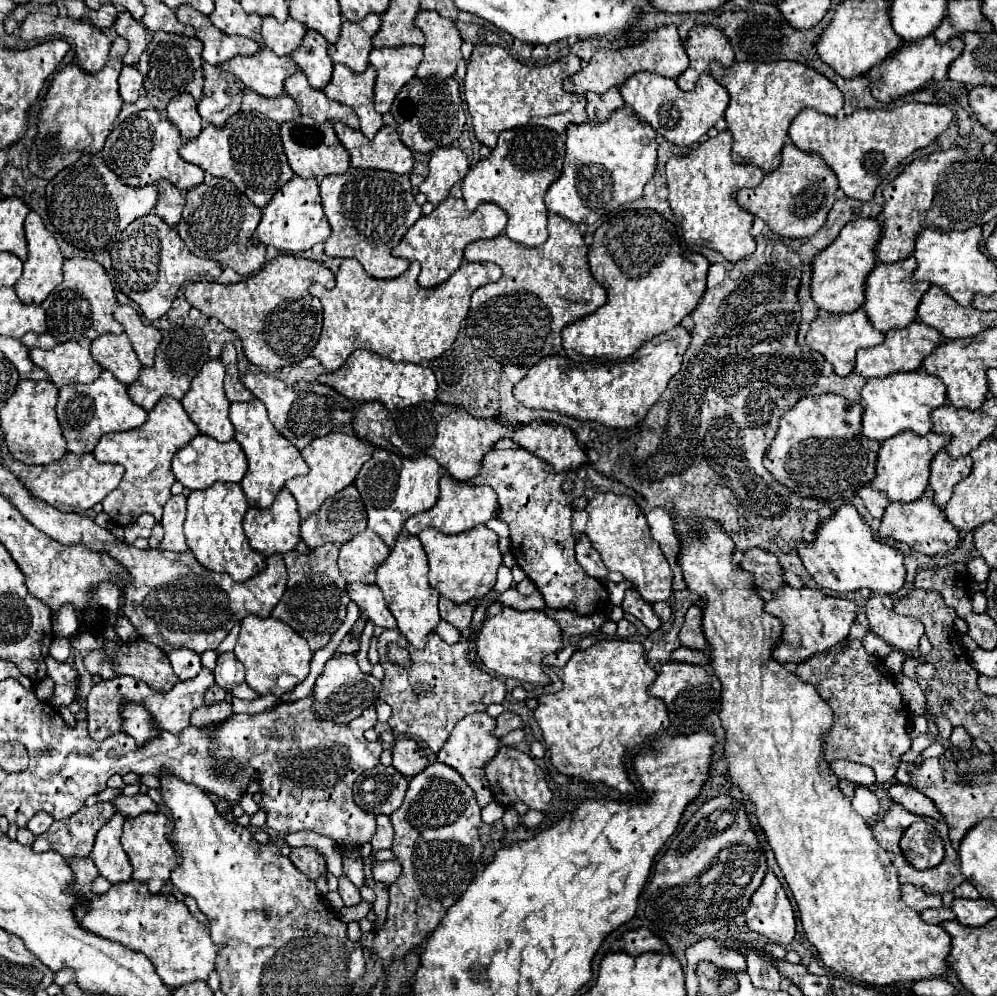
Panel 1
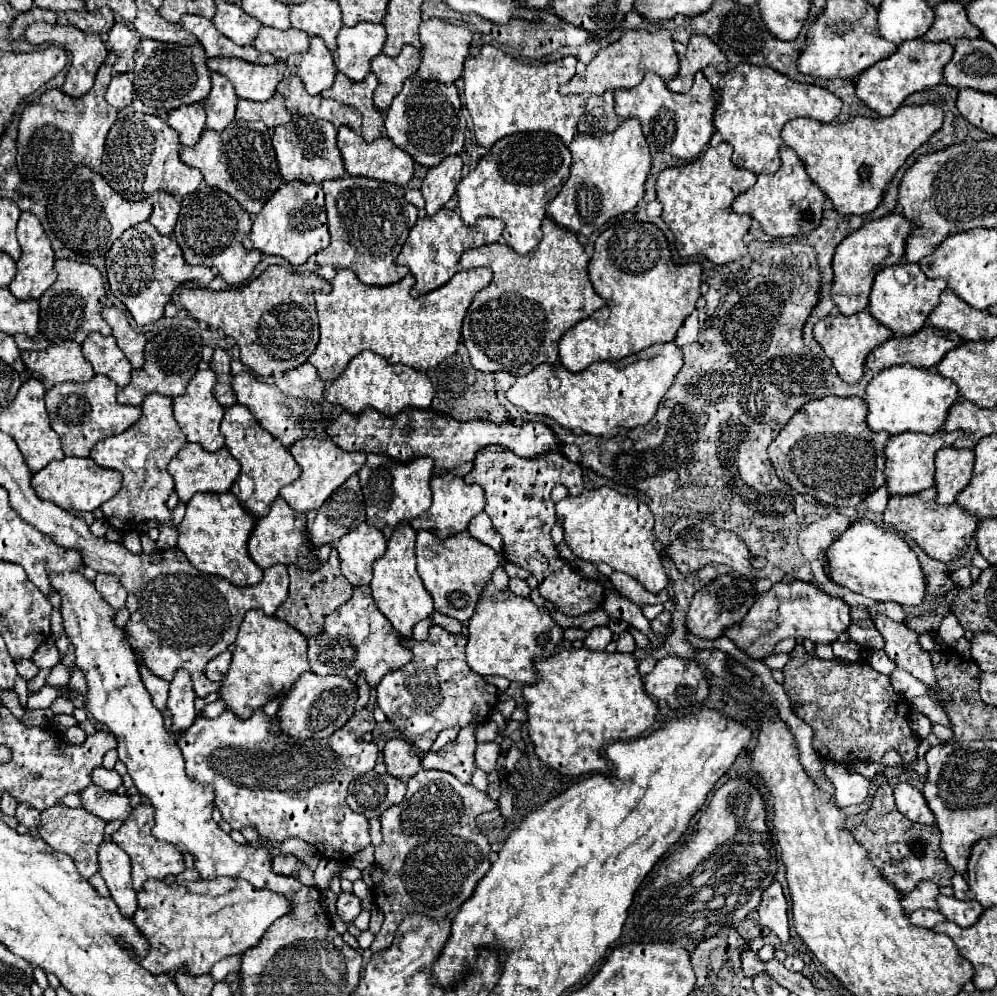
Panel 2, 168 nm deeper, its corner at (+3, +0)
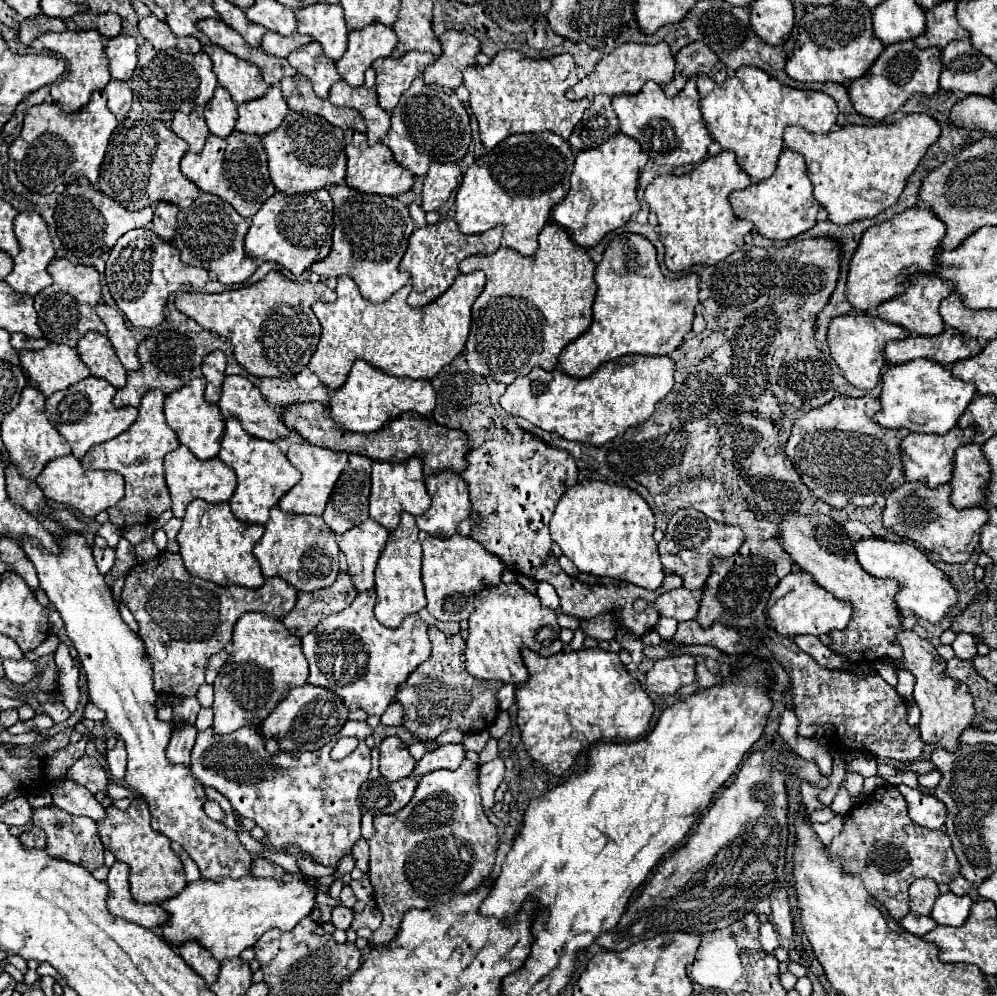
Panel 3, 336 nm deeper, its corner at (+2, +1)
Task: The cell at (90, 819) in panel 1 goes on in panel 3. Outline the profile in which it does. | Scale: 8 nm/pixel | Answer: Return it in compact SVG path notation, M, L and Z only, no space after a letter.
M43 806L35 808L33 812L33 824L45 830L47 834L47 852L53 858L63 858L75 864L81 864L85 870L93 872L99 866L103 866L103 844L97 832L97 824L85 816L73 816L69 812L63 812L57 806Z

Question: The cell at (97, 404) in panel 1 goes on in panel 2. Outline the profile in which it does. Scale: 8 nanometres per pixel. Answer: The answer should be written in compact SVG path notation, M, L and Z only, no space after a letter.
M94 375L88 383L62 383L46 391L46 409L50 413L52 429L60 435L66 455L88 457L90 449L106 437L118 435L134 425L142 409L134 405L120 405L116 401L118 387L104 375Z

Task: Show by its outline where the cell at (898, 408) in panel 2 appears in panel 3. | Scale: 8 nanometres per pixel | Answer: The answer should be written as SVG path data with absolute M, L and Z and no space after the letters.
M917 358L905 364L889 366L881 376L881 410L873 416L879 426L907 428L909 432L947 434L975 396L975 386L951 374L951 370L933 360Z

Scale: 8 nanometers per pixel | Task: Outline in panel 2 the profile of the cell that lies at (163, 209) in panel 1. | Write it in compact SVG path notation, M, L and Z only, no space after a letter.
M156 193L156 195L152 195L152 203L154 203L154 211L152 211L150 223L162 235L170 235L174 231L176 221L178 221L180 203L172 195L168 195L168 193Z

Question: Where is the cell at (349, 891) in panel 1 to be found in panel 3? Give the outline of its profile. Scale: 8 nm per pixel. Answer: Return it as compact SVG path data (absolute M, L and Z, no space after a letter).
M339 904L333 908L331 912L331 922L335 924L335 928L341 928L341 930L349 930L351 928L351 920L353 920L353 910Z

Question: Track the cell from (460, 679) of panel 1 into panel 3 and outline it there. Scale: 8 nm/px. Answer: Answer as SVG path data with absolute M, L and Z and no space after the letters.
M429 626L429 638L433 644L431 656L409 674L395 694L395 700L403 706L403 726L417 740L431 740L449 728L459 728L467 734L487 730L497 718L497 692L503 684L477 680L465 672L465 640L459 634L449 636Z

